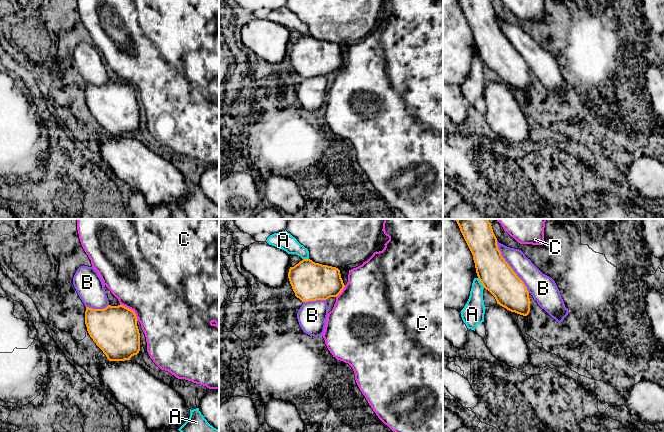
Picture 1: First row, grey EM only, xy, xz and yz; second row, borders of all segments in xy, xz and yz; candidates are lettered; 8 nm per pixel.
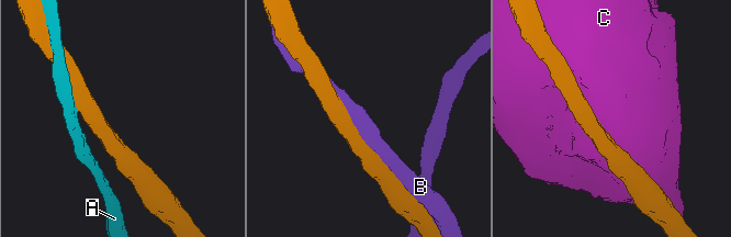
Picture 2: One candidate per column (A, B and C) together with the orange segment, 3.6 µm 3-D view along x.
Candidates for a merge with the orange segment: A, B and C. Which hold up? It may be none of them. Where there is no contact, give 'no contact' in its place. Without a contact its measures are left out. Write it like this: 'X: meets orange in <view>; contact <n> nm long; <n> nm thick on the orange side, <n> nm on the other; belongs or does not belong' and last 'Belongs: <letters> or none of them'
A: meets orange in yz; contact 100 nm long; 260 nm thick on the orange side, 180 nm on the other; does not belong
B: meets orange in yz; contact 500 nm long; 260 nm thick on the orange side, 170 nm on the other; belongs
C: meets orange in xy; contact 200 nm long; 380 nm thick on the orange side, 500 nm on the other; does not belong
Belongs: B

